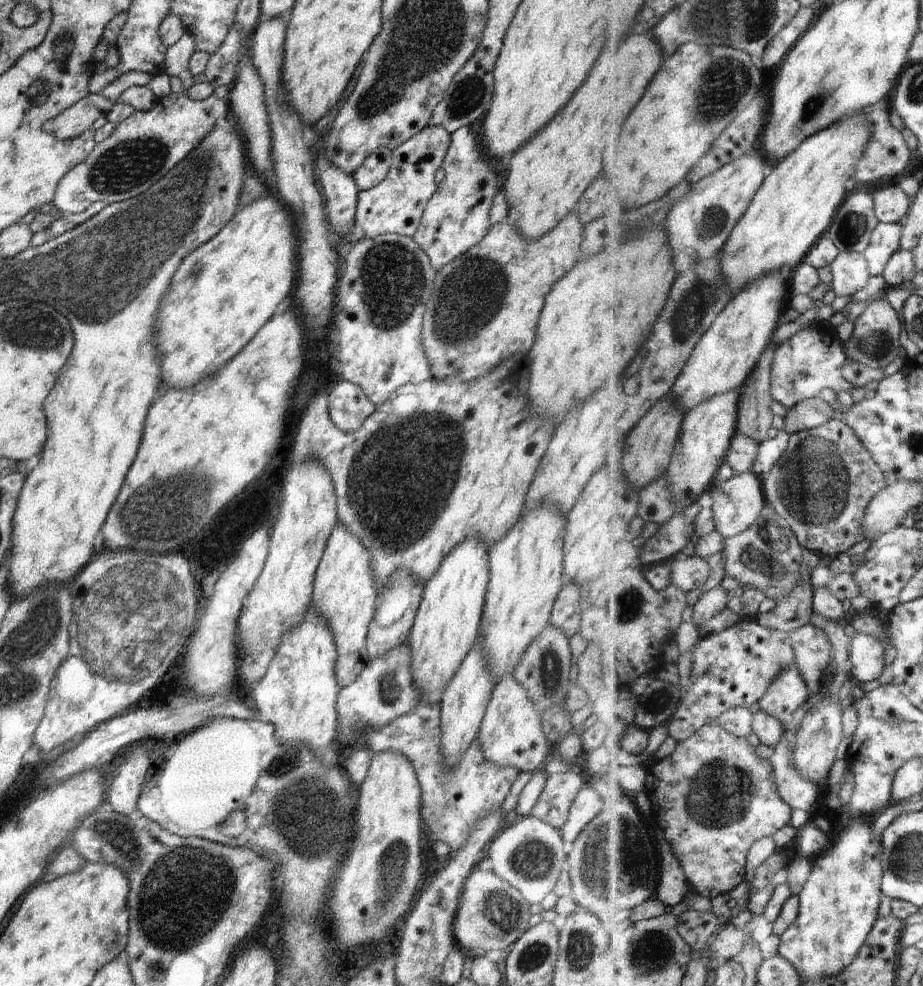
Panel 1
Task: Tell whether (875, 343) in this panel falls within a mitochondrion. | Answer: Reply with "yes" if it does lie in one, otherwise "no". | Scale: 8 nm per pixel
yes

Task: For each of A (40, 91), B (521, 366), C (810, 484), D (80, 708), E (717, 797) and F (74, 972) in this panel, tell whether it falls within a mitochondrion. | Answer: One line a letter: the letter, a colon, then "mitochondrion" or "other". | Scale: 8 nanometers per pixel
A: mitochondrion
B: other
C: mitochondrion
D: other
E: mitochondrion
F: other

